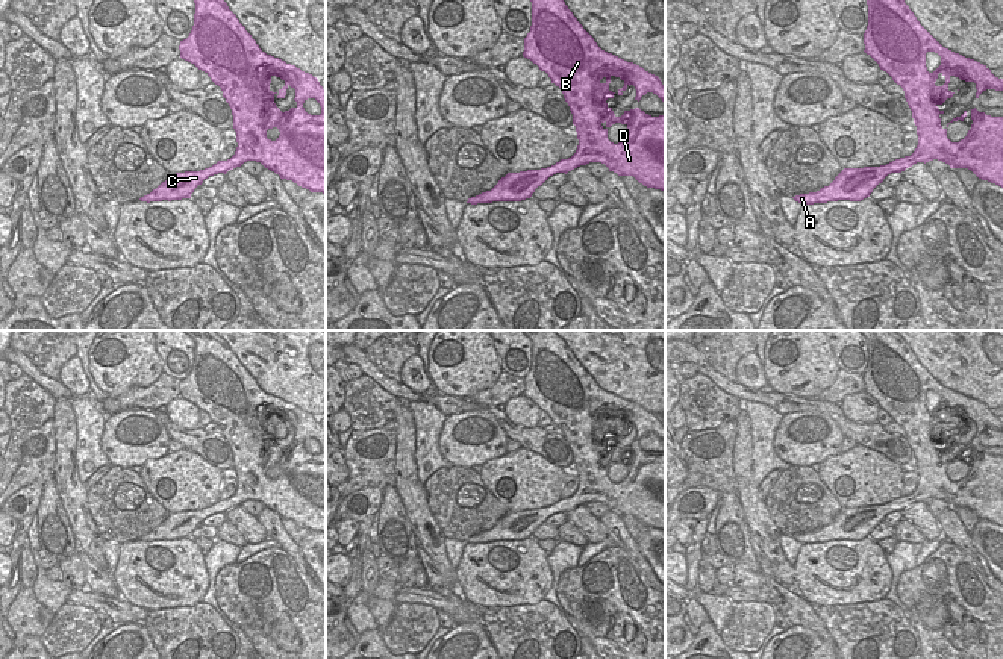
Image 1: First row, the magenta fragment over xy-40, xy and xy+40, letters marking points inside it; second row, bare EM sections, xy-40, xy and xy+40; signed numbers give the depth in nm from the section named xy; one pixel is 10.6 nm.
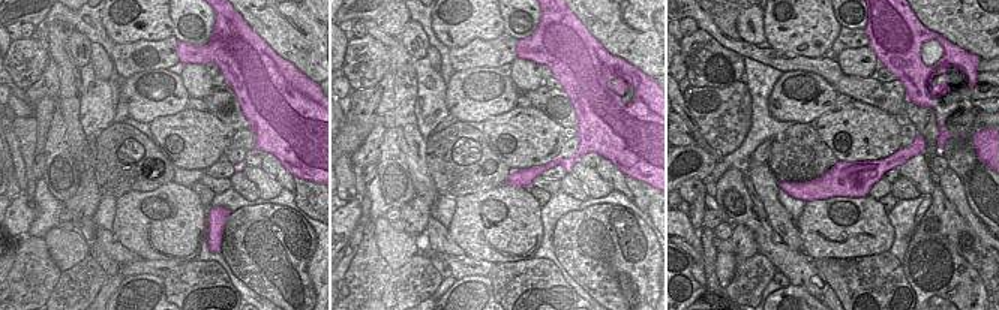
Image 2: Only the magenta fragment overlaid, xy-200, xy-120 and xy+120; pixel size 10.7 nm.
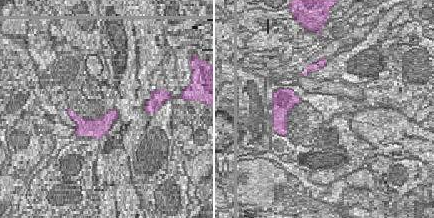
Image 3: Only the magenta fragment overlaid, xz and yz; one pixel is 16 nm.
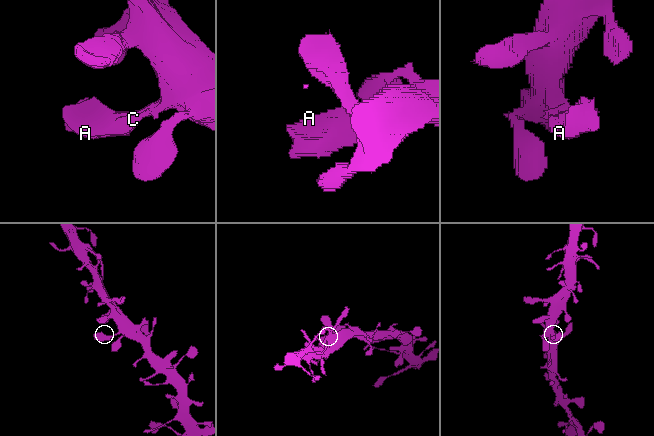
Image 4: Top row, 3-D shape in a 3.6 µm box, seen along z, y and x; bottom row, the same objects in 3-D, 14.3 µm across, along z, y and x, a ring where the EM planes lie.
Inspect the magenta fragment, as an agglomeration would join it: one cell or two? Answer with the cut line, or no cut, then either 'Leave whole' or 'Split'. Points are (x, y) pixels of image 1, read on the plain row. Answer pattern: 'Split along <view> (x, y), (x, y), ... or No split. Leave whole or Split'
No split. Leave whole

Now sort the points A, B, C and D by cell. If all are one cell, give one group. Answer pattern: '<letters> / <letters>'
A B C D

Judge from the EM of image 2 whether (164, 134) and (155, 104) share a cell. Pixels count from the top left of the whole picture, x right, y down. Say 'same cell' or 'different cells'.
different cells

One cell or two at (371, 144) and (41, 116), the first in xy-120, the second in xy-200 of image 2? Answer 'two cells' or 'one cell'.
one cell

